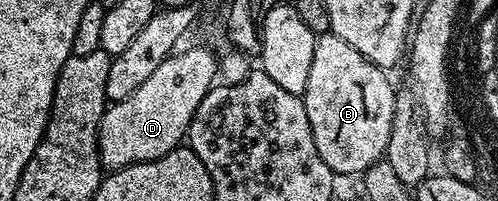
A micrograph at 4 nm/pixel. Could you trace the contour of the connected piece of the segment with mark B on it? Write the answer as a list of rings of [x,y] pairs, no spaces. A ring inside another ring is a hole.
[[[323,34],[316,39],[309,82],[305,82],[303,105],[309,114],[317,154],[340,177],[354,172],[363,174],[378,160],[384,159],[389,130],[393,126],[396,89],[387,81],[388,73],[369,62],[349,42]]]

